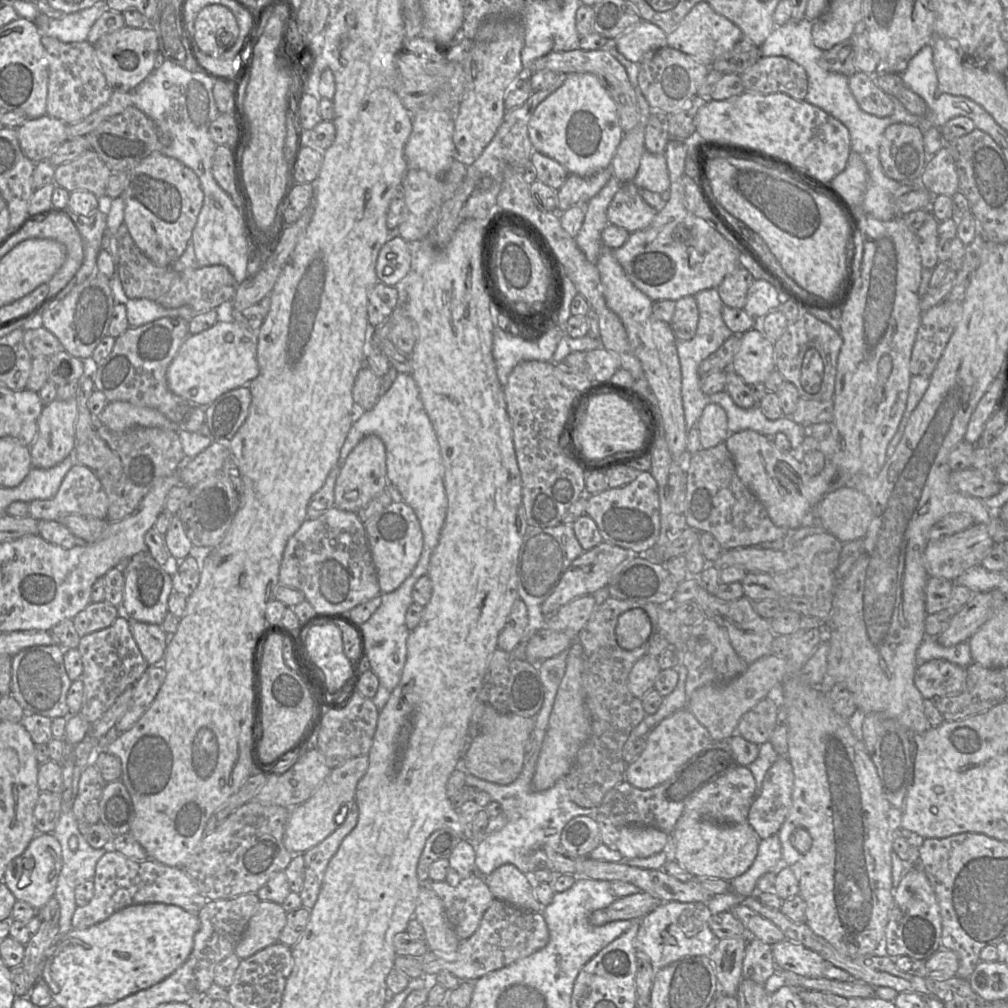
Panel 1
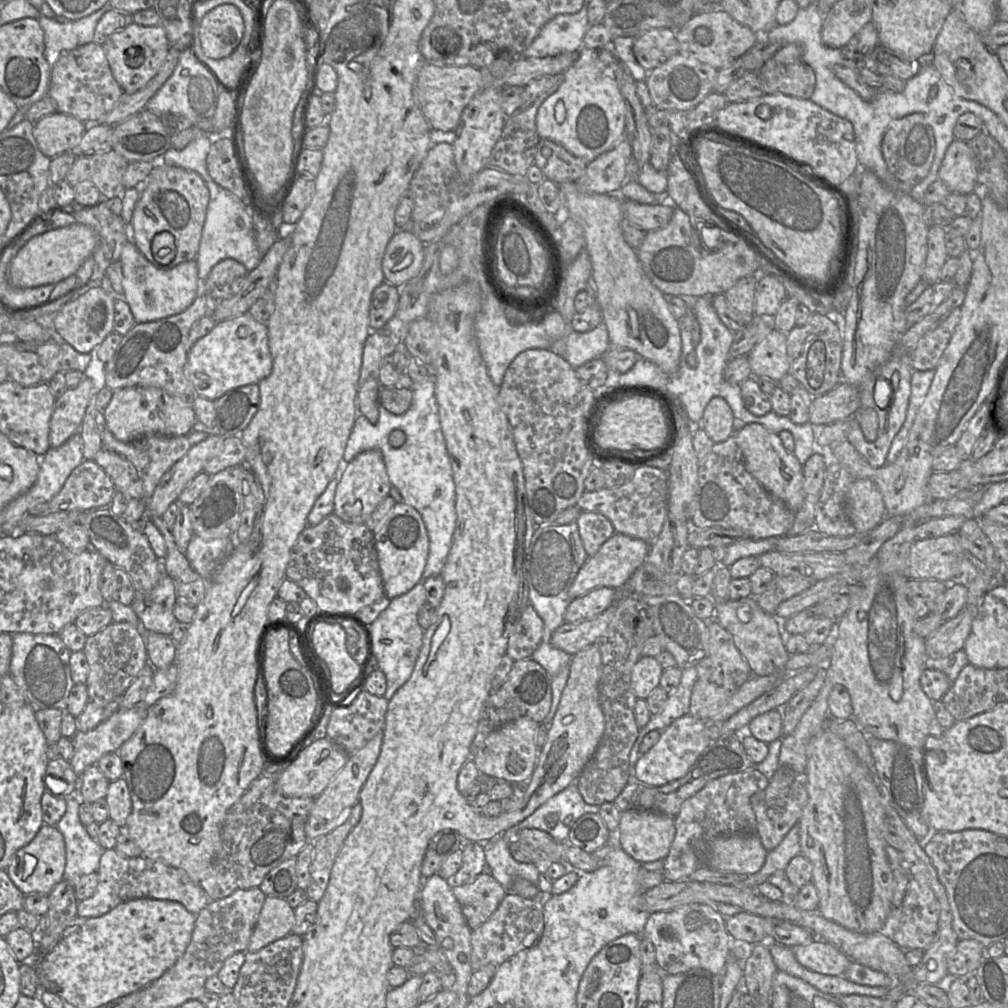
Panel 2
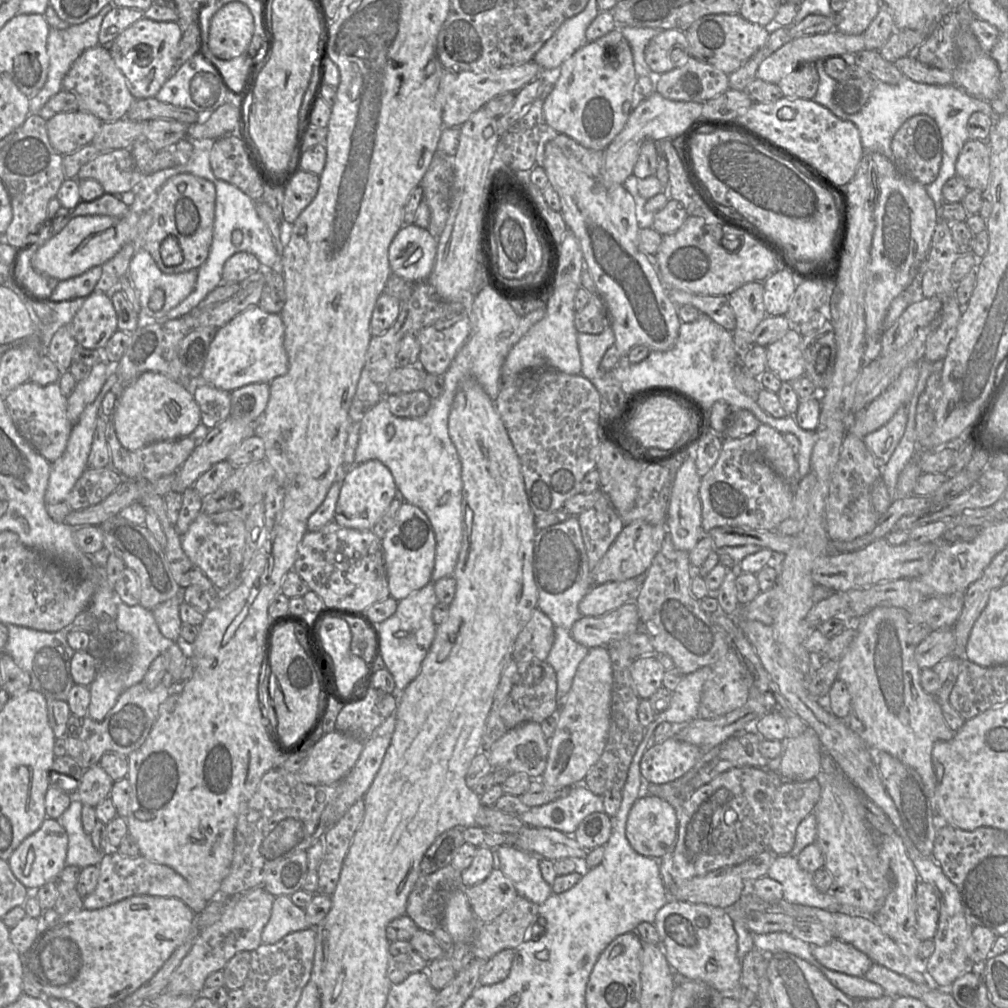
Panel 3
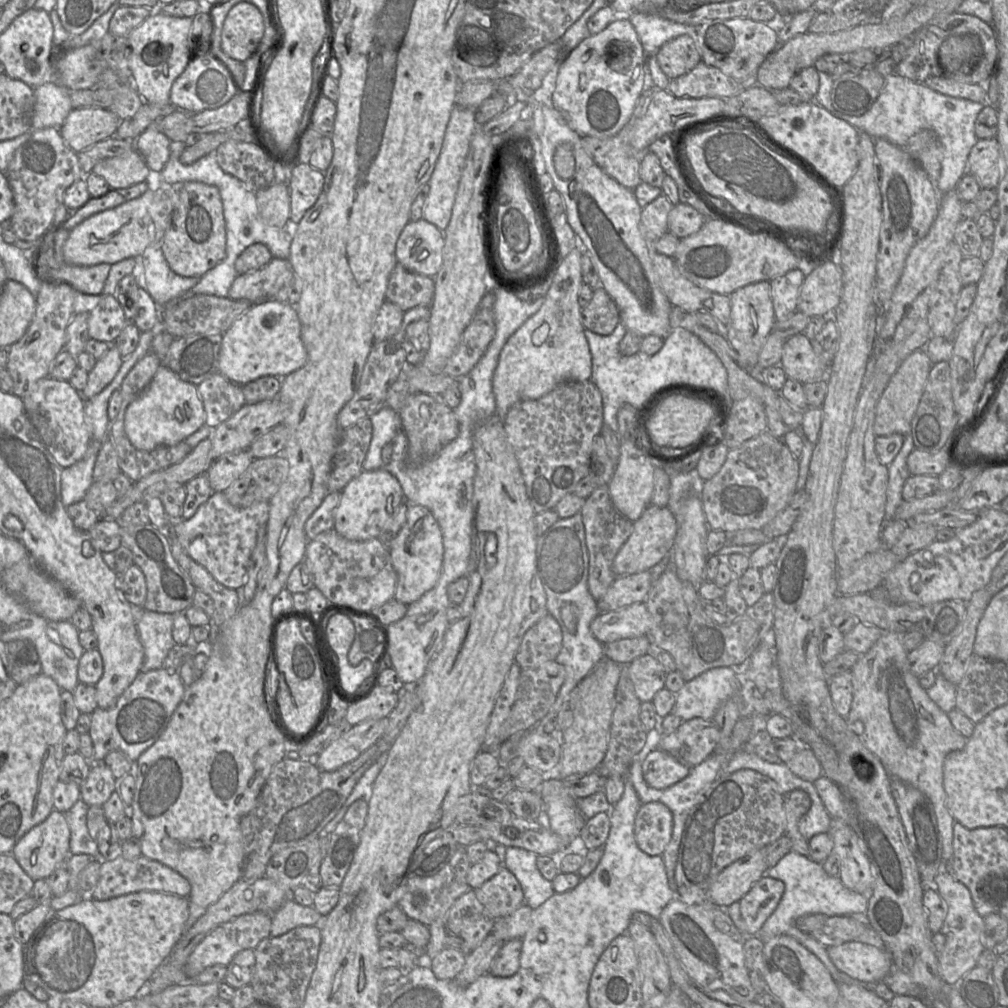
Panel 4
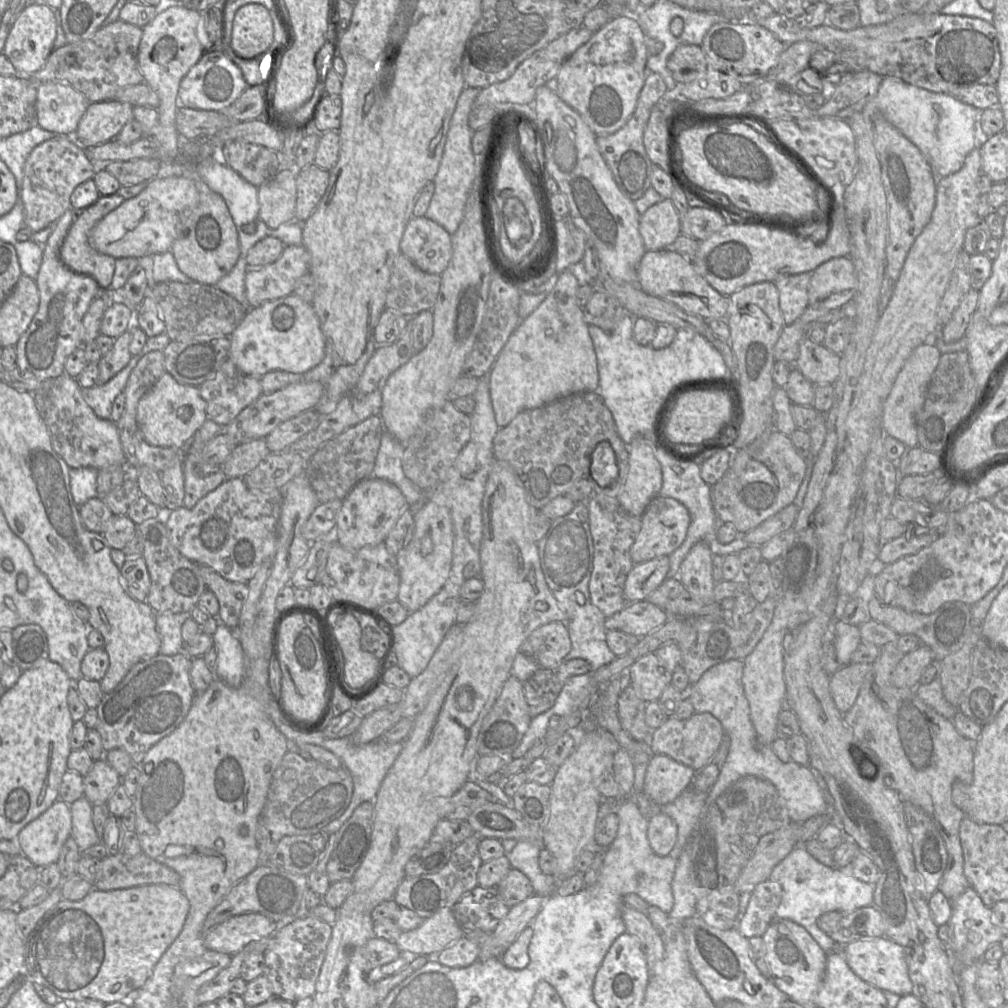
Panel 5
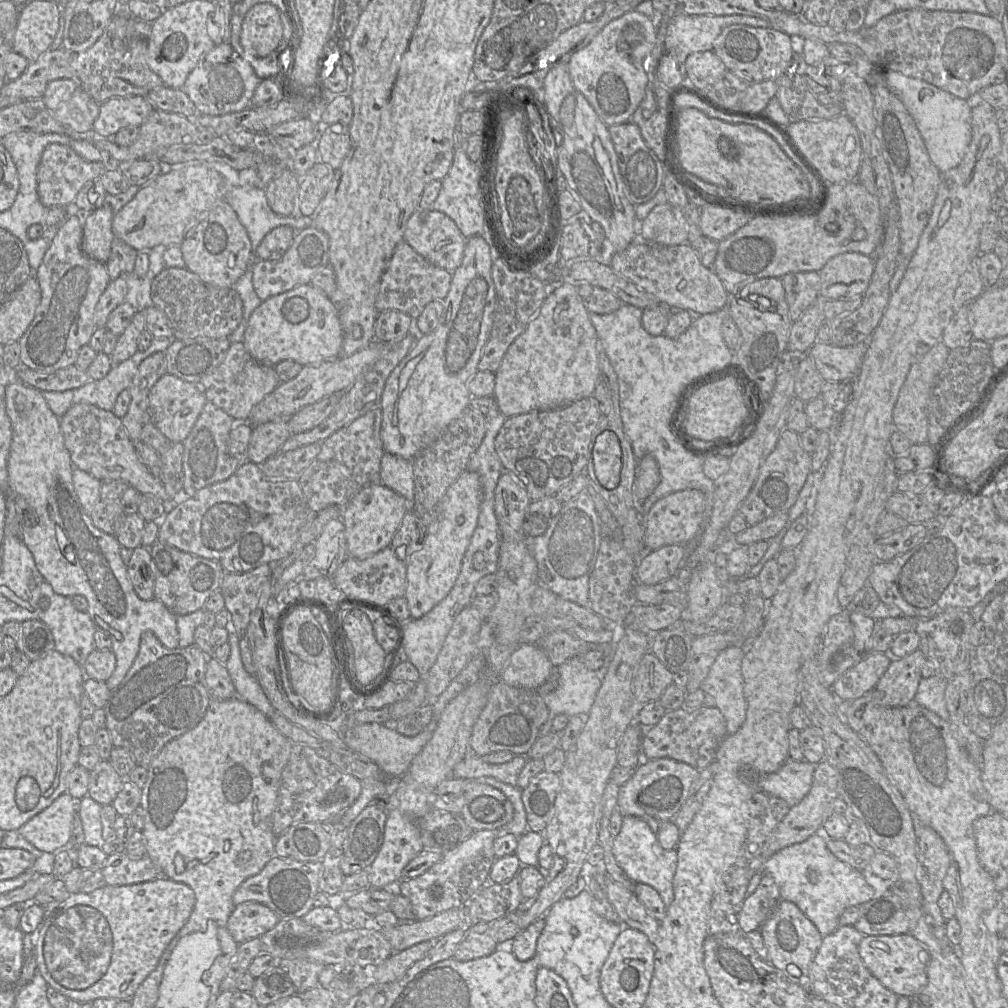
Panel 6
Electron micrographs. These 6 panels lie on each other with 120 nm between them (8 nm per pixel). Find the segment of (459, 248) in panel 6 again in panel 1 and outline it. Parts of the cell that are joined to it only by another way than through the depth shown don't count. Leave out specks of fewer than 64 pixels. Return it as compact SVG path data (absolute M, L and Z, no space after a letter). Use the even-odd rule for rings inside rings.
M391 233L382 246L376 262L378 281L388 286L397 286L411 269L411 253L408 242L400 235Z

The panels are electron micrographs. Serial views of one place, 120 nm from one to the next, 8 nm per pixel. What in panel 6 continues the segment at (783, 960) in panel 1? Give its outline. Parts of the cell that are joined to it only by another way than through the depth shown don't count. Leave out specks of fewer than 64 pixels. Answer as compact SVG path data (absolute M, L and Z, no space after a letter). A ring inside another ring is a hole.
M910 934L864 936L858 946L858 951L869 972L877 978L883 986L897 996L906 996L915 999L927 985L928 978L926 969L930 955L925 945Z

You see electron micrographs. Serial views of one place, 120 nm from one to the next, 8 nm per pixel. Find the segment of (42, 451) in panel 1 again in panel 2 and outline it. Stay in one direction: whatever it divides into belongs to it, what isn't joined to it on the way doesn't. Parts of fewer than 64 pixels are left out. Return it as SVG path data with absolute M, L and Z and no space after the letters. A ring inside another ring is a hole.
M84 377L76 388L67 389L56 399L50 420L50 448L61 446L79 432L92 387L91 379Z

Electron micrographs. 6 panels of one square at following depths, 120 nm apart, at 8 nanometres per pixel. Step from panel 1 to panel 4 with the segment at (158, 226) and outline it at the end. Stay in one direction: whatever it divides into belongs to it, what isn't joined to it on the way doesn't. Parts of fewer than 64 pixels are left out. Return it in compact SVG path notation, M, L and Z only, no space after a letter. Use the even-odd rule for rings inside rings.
M202 182L164 186L170 191L172 212L160 248L174 273L200 278L226 257L226 224L219 190Z

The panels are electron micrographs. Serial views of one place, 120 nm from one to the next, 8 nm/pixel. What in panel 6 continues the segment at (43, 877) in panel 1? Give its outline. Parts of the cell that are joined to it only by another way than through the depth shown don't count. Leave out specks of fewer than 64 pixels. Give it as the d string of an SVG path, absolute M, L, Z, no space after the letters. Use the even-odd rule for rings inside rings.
M63 793L50 806L29 819L20 829L22 836L38 850L56 853L70 846L78 802Z

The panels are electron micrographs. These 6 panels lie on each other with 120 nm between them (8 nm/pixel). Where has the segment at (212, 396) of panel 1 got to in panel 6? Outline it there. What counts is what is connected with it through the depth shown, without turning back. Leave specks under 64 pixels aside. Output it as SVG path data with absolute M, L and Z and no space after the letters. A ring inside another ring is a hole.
M309 283L262 302L250 315L242 343L260 364L275 367L282 361L292 360L304 367L338 358L343 344L343 332L336 306L323 292Z

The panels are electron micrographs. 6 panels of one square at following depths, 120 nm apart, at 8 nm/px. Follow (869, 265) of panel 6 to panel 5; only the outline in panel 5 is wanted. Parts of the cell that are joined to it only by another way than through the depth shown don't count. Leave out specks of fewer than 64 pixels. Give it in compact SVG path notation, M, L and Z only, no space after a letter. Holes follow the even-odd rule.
M849 256L832 258L811 272L808 306L839 309L852 301L857 286L857 271L852 259Z

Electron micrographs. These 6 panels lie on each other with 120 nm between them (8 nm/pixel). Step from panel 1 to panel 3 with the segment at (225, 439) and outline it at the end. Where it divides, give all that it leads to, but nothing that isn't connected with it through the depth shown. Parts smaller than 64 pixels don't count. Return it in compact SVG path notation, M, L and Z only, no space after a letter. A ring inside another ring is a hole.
M255 383L230 392L229 417L254 422L264 413L270 397L268 383Z

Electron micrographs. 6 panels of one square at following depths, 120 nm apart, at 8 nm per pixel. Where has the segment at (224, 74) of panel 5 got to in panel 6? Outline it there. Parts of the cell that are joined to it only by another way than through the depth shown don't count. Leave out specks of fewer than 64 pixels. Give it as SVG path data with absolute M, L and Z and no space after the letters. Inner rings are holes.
M223 42L199 60L181 89L194 103L198 113L218 116L249 108L260 81L252 66L232 48L229 42Z

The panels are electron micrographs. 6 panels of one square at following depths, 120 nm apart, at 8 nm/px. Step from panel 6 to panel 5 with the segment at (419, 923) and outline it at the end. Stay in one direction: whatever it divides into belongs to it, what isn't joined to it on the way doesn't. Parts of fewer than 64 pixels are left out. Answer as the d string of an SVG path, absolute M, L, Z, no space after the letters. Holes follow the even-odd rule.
M447 907L424 919L418 928L402 931L395 944L402 954L435 957L463 935L452 908Z

